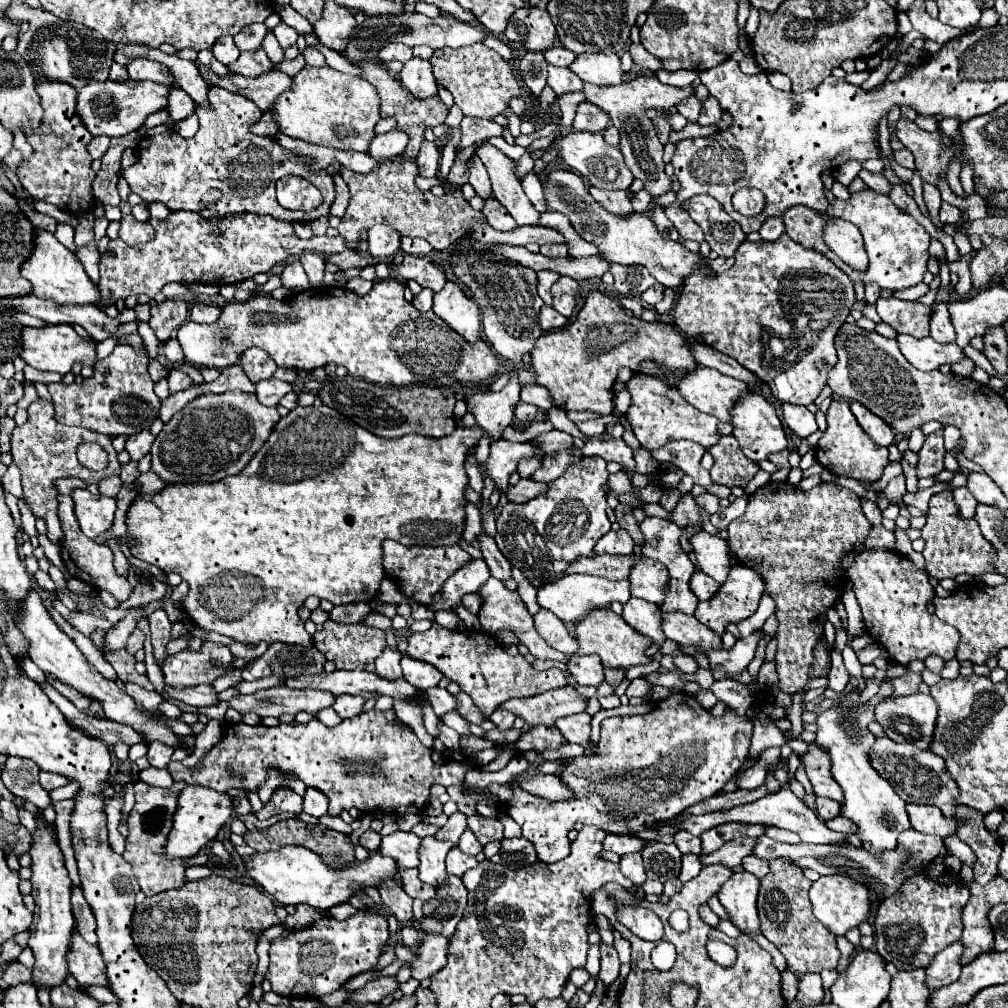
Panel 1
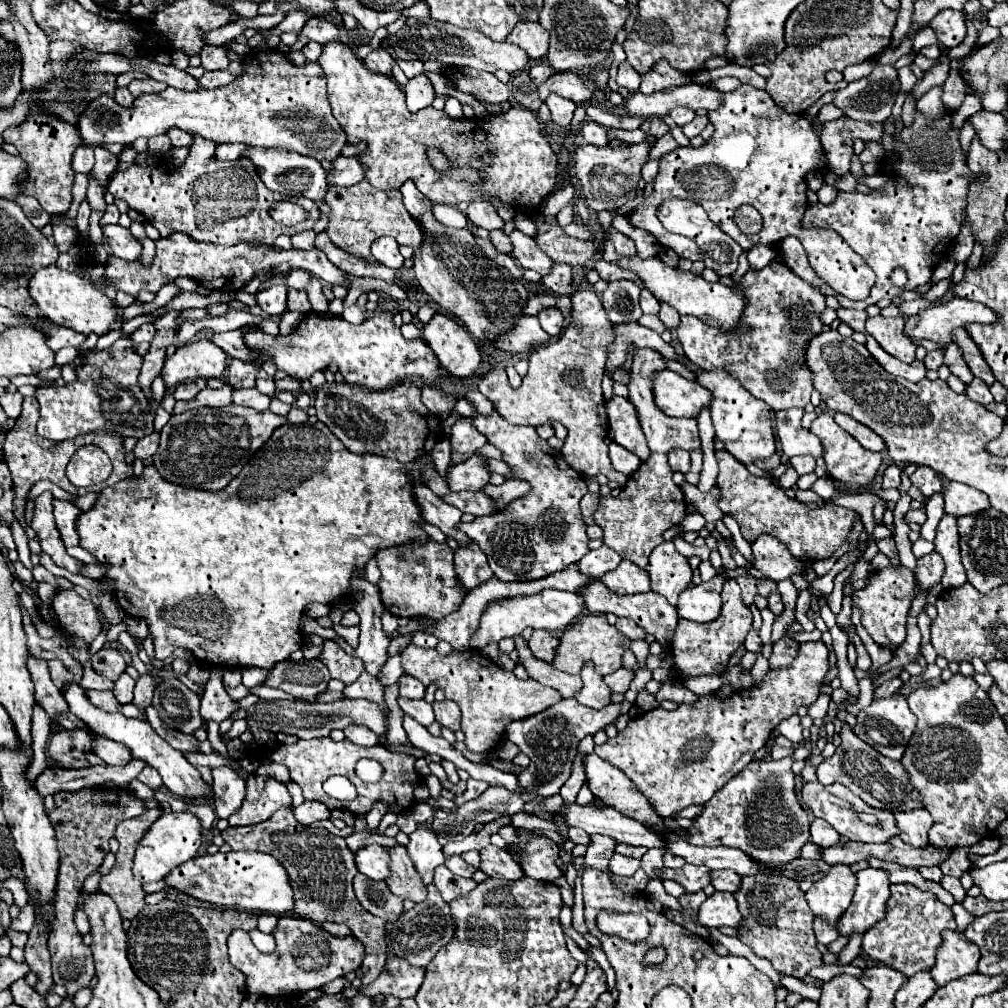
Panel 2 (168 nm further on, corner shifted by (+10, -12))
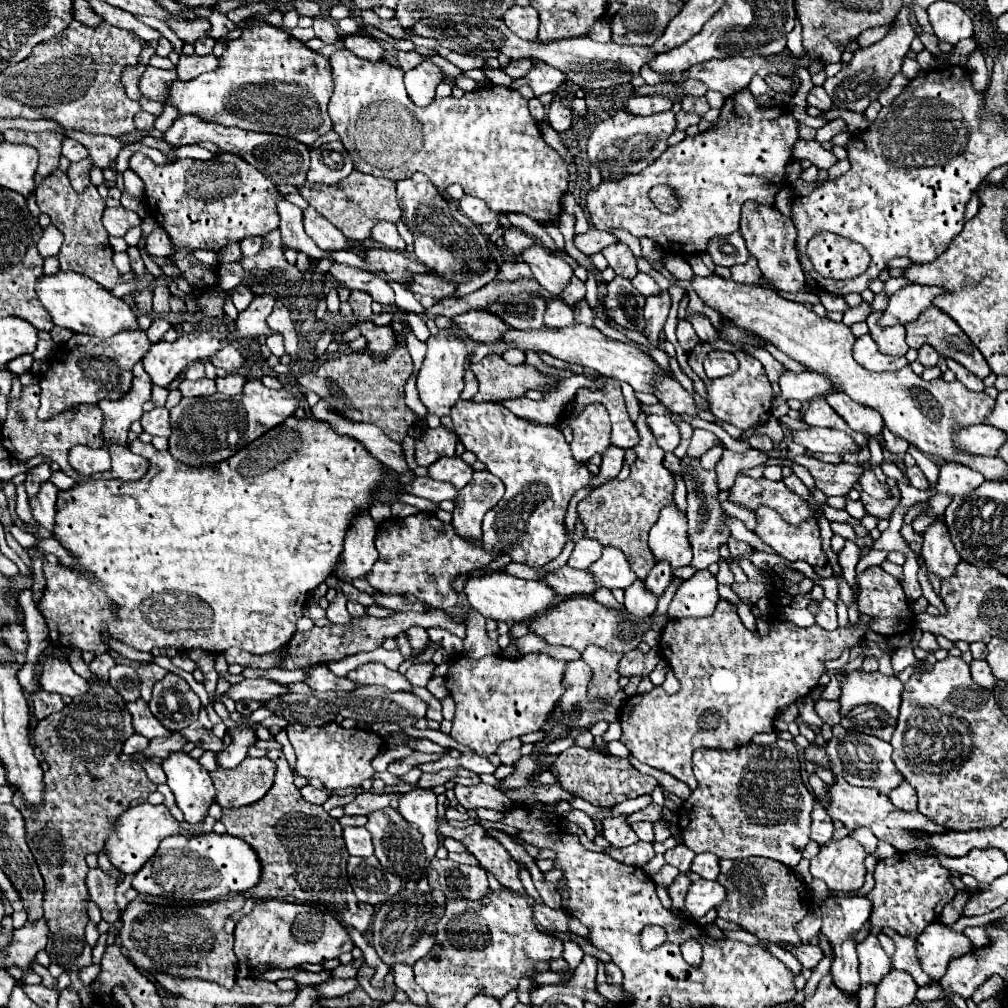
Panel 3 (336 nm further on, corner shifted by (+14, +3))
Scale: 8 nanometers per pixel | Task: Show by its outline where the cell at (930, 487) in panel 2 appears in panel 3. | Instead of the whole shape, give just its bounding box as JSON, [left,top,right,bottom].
[907,466,929,490]

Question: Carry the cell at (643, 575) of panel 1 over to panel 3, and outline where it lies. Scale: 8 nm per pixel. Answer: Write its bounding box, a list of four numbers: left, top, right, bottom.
[589,546,637,590]

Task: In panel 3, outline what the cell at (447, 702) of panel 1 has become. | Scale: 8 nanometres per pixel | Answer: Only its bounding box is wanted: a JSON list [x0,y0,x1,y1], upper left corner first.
[347,662,411,692]

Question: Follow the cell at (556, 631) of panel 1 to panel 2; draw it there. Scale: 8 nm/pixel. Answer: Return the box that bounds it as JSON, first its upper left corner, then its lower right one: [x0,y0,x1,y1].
[529,629,559,663]

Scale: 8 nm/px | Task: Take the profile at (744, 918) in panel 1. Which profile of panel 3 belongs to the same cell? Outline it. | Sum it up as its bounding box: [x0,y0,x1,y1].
[687,880,725,920]

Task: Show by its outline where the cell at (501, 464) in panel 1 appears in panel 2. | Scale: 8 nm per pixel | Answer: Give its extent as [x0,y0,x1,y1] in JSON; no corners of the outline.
[449,455,491,491]

